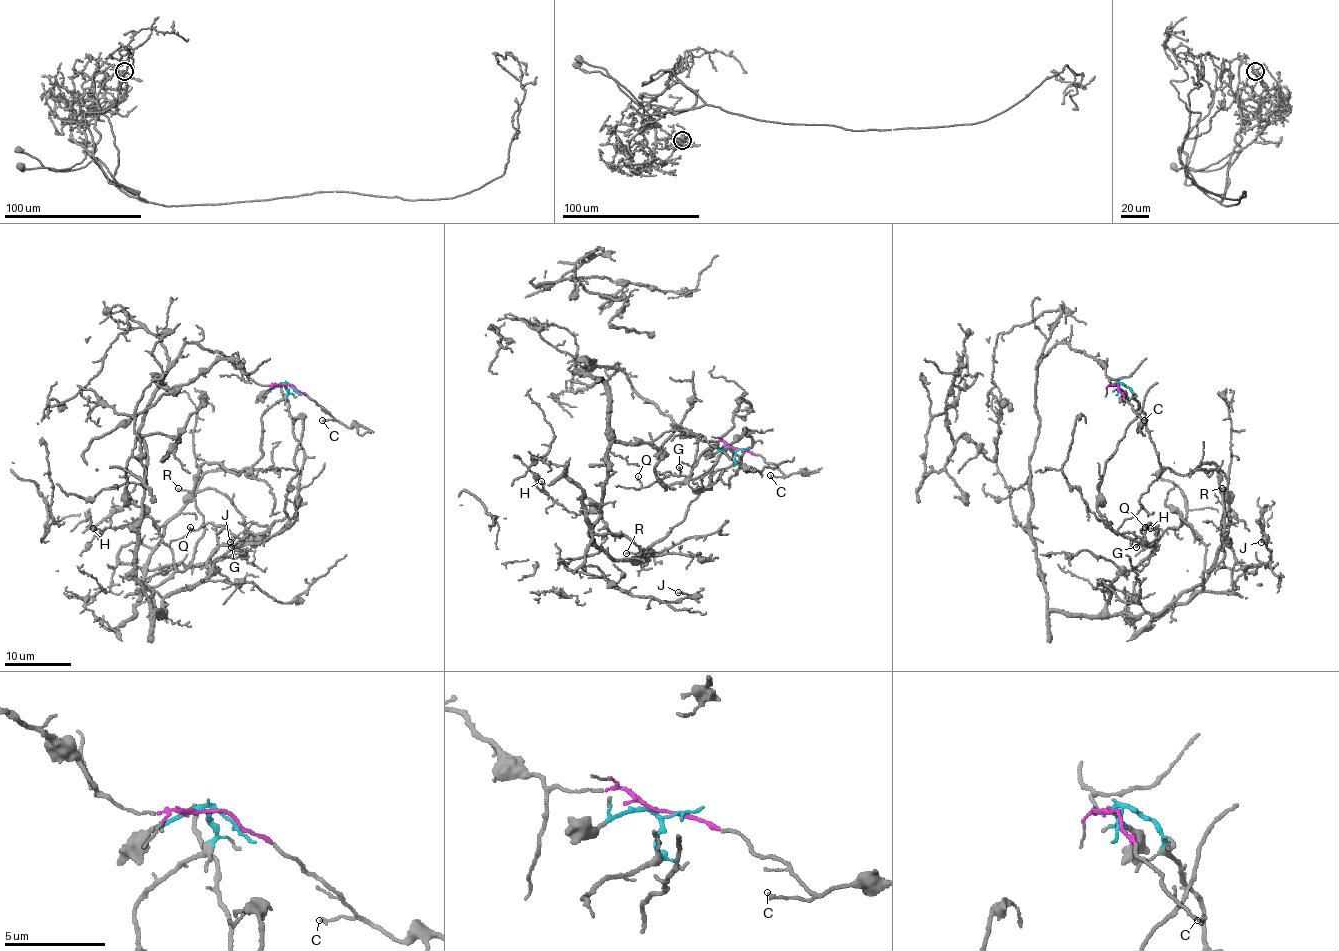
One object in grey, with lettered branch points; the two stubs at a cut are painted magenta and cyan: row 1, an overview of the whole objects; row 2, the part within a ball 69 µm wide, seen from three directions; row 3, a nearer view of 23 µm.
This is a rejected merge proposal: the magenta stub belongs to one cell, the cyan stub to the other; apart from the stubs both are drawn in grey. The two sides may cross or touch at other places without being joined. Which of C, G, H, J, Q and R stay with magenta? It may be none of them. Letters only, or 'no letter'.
C, G, J, Q

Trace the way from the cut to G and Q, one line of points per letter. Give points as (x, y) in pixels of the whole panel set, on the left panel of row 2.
G: (289, 384), (186, 343), (144, 416), (136, 579), (151, 607), (201, 582), (234, 535), (231, 547)
Q: (289, 384), (181, 349), (139, 431), (136, 579), (159, 615), (239, 542), (189, 527)

